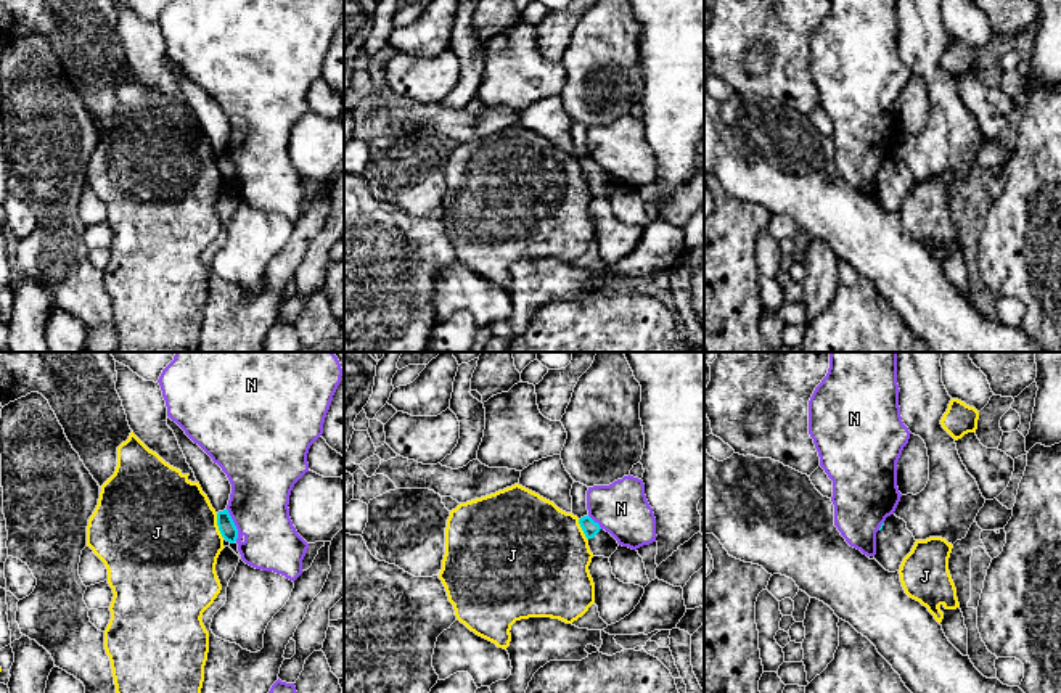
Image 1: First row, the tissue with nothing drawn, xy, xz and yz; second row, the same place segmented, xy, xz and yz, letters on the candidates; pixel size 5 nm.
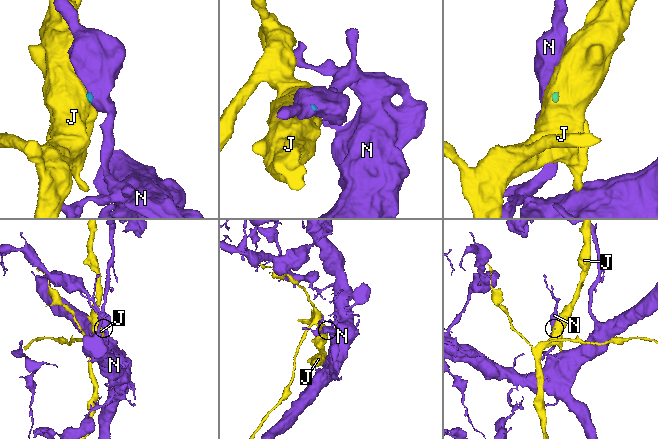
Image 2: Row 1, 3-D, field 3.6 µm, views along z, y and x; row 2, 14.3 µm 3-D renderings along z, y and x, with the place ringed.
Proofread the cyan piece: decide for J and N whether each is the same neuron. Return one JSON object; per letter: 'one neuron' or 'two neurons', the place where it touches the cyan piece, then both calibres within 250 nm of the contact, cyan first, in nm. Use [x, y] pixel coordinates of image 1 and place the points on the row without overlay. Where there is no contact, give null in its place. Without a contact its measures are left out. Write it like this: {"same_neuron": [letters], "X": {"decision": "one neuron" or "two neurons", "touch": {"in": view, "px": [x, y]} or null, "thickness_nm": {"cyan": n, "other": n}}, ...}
{"same_neuron": [], "J": {"decision": "two neurons", "touch": {"in": "xy", "px": [219, 166]}, "thickness_nm": {"cyan": 90, "other": 480}}, "N": {"decision": "two neurons", "touch": {"in": "xy", "px": [233, 164]}, "thickness_nm": {"cyan": 90, "other": 300}}}

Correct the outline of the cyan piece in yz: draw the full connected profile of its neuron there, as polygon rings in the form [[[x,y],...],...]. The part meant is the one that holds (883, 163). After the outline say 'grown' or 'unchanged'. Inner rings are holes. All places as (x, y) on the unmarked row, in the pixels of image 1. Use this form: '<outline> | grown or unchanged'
[[[895,154],[886,158],[876,172],[875,199],[889,212],[900,209],[903,198],[915,185],[913,174],[907,169],[907,162]]] | grown

